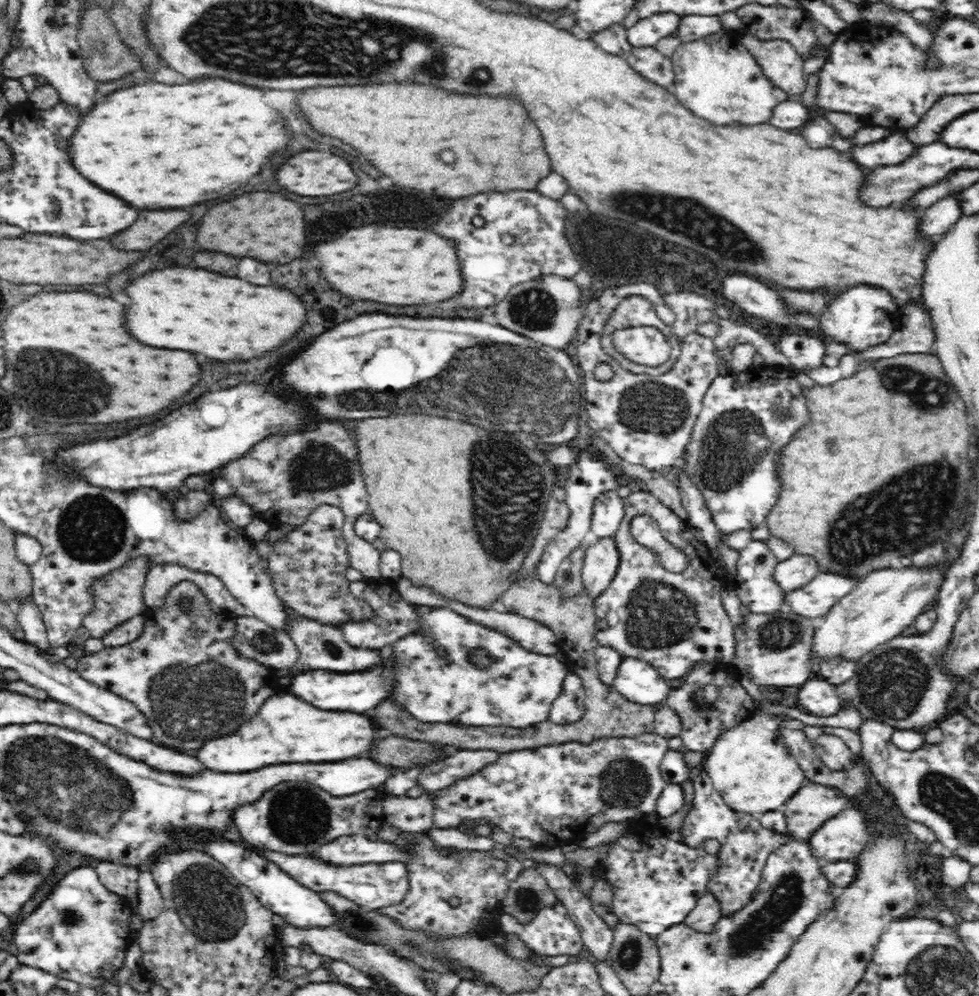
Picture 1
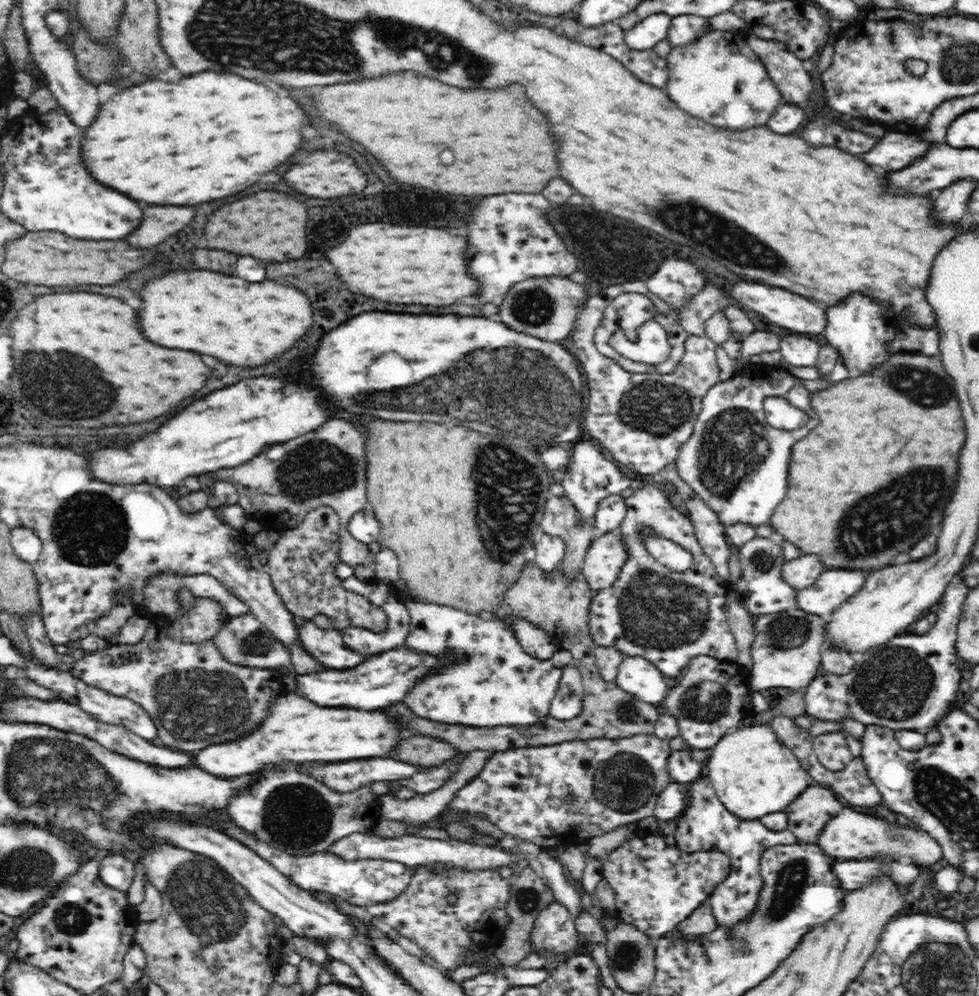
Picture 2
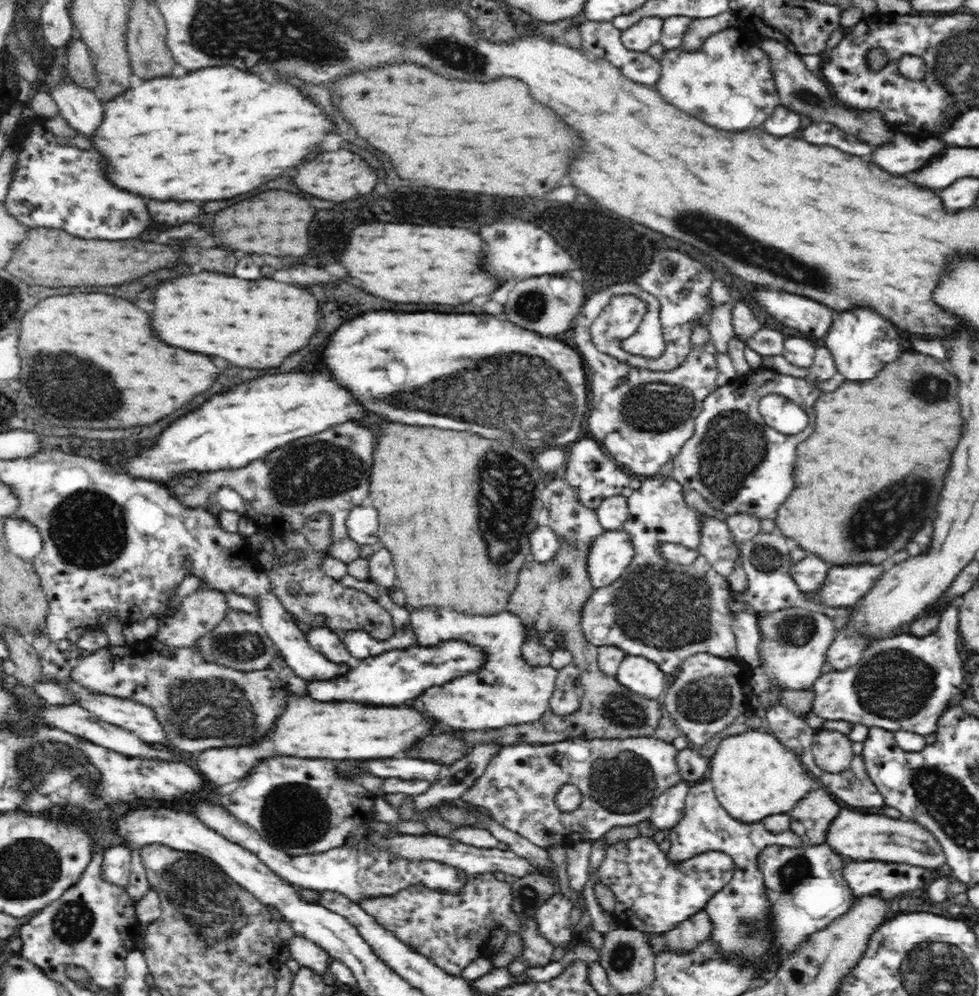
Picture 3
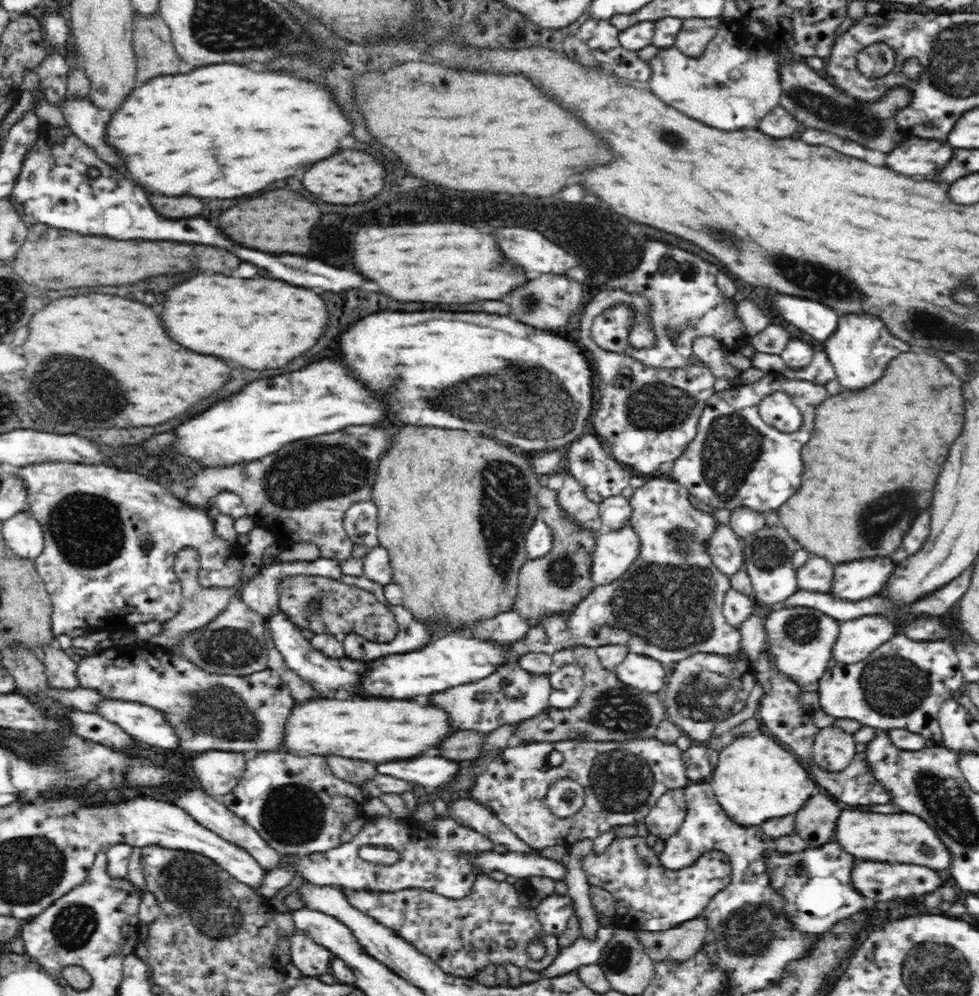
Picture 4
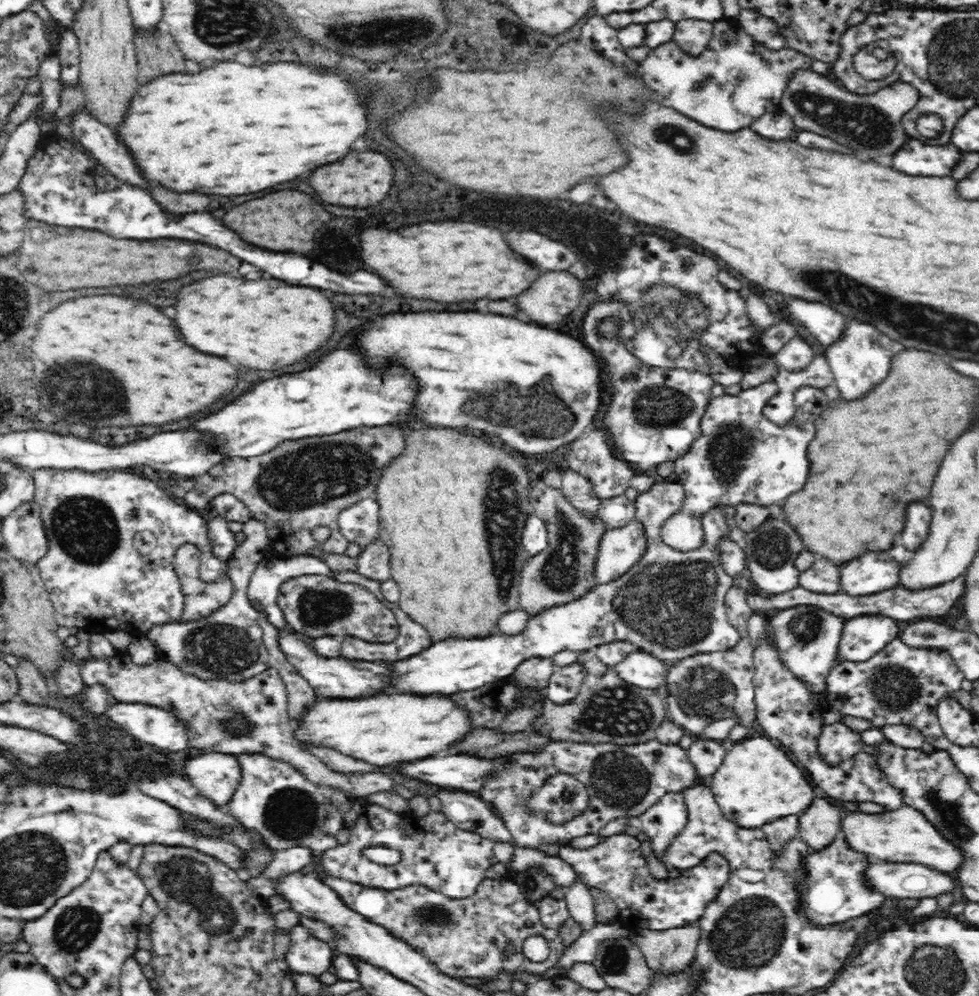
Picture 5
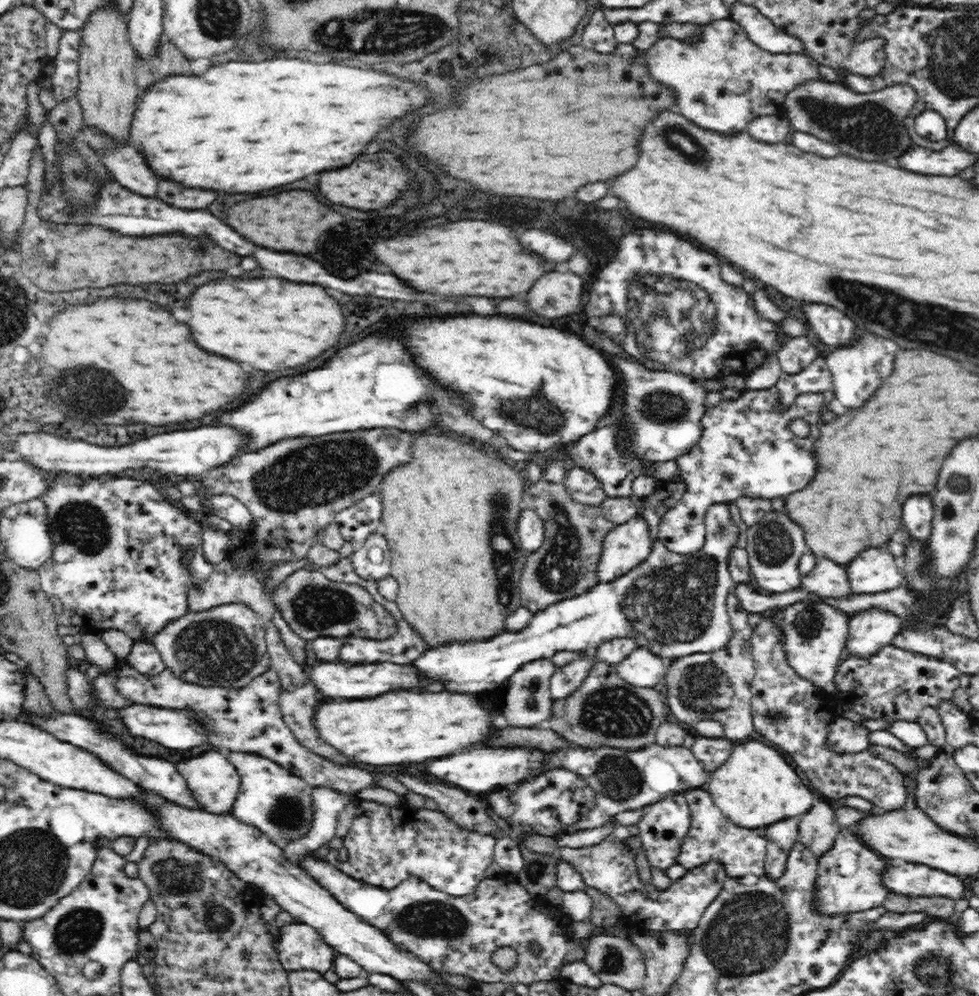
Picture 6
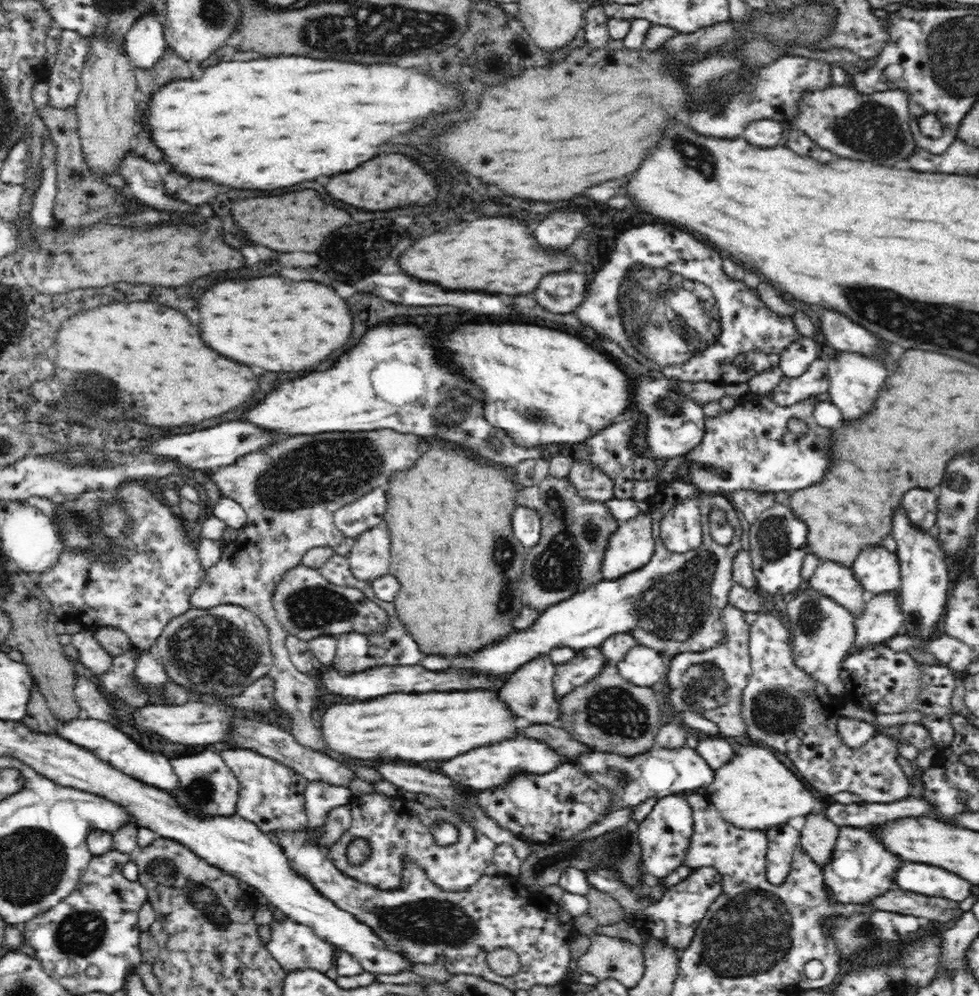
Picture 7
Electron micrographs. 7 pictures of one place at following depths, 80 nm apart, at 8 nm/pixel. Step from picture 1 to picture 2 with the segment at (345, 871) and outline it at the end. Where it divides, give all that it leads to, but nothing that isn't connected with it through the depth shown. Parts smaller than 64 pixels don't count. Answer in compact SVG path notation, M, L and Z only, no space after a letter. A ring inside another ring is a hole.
M220 818L212 820L217 830L222 830L230 838L234 838L247 847L256 851L260 857L272 863L278 871L290 877L296 885L301 886L304 890L314 892L328 892L336 895L352 905L367 908L377 904L386 904L392 902L406 890L411 883L412 867L408 867L401 862L392 860L352 860L348 862L337 856L332 856L325 851L317 852L311 855L291 855L287 852L272 848L269 844L260 842L255 838L248 837L239 829L234 822Z

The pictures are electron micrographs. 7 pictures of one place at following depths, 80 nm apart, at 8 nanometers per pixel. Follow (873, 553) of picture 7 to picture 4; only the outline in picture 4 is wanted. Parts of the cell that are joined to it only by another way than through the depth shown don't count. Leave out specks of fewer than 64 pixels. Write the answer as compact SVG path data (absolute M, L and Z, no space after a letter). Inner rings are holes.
M866 558L834 566L827 593L840 601L858 602L882 590L895 563L886 558Z

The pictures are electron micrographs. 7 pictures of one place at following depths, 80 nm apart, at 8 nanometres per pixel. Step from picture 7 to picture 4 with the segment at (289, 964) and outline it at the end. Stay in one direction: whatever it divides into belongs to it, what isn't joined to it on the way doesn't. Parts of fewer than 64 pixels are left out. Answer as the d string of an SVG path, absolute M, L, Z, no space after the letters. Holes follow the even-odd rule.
M298 931L289 941L291 962L299 968L302 974L318 977L330 973L330 963L334 956L327 948Z

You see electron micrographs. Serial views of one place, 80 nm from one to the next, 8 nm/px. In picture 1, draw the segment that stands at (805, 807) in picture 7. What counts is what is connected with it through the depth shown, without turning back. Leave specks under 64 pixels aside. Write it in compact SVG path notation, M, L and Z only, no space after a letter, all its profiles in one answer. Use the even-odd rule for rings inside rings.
M758 710L750 719L740 722L738 726L718 735L714 746L704 756L706 758L704 768L713 781L714 789L720 796L724 796L726 804L732 810L753 816L776 810L788 798L792 798L798 788L802 788L808 783L795 758L792 758L786 739L784 739L785 731L803 731L804 728L805 724L799 720L784 720L776 714L768 714L768 712Z

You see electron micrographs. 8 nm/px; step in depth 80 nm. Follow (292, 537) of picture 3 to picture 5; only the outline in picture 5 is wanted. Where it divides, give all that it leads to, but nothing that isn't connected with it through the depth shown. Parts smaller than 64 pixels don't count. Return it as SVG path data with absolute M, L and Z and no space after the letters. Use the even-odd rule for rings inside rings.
M304 576L287 580L280 585L277 600L285 622L303 638L336 637L339 641L348 636L368 641L370 644L392 642L399 633L396 615L369 590L360 585L341 583L331 577Z

